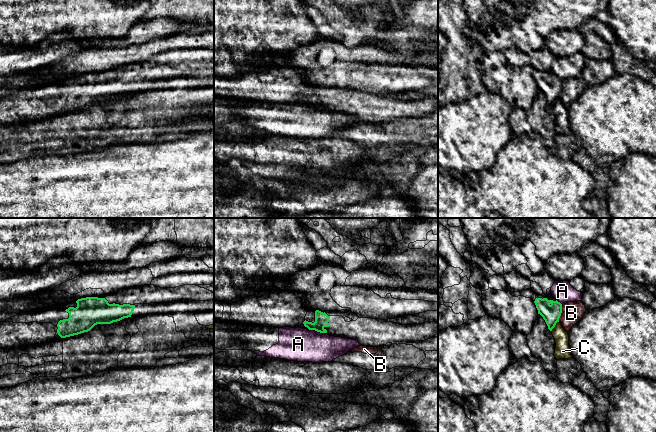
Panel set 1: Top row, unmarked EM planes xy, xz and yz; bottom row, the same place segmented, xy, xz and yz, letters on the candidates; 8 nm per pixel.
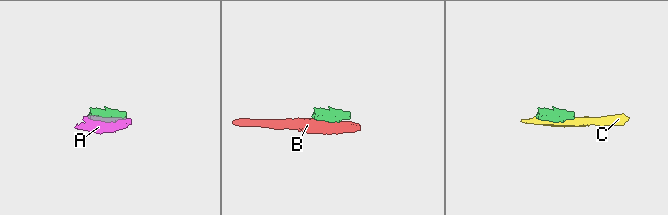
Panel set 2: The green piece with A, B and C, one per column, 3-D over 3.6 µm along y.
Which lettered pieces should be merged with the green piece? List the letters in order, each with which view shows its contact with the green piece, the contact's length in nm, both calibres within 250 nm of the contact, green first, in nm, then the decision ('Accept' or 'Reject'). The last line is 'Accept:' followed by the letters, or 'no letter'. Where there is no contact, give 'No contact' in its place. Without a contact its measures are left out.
A: Touches green in xz. Shared border 140 nm. Thickness 110 nm (green) against 280 nm. Reject
B: Touches green in yz. Shared border 140 nm. Thickness 140 nm (green) against 170 nm. Reject
C: Touches green in yz. Shared border 100 nm. Thickness 140 nm (green) against 130 nm. Reject
Accept: no letter

